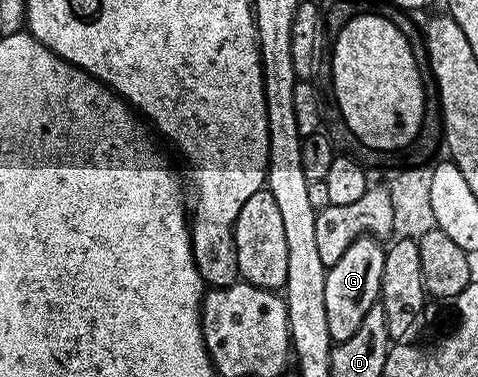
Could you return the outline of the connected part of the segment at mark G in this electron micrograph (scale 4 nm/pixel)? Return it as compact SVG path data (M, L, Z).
M360 237L350 247L346 247L346 255L338 259L338 263L328 266L326 275L326 324L330 326L333 342L345 341L358 331L362 319L366 319L366 311L377 304L382 283L382 267L384 266L385 246L375 237Z

